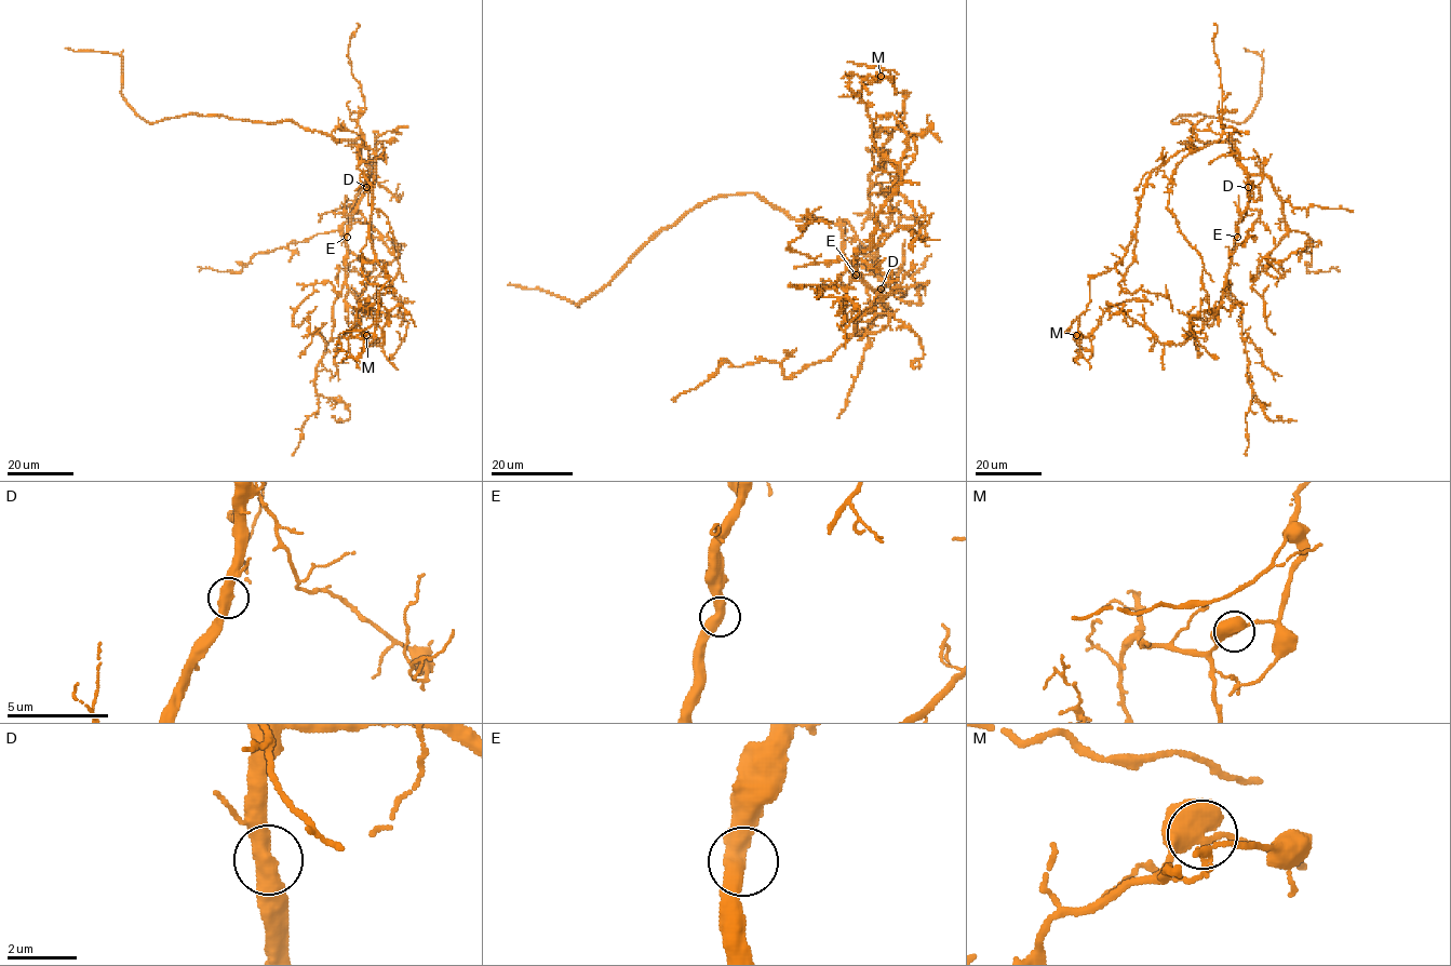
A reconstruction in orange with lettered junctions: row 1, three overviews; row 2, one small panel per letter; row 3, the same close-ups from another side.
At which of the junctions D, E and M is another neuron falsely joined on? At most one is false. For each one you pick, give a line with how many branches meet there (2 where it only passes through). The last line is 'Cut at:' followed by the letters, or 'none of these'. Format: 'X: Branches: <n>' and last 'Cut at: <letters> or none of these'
M: Branches: 2
Cut at: M

